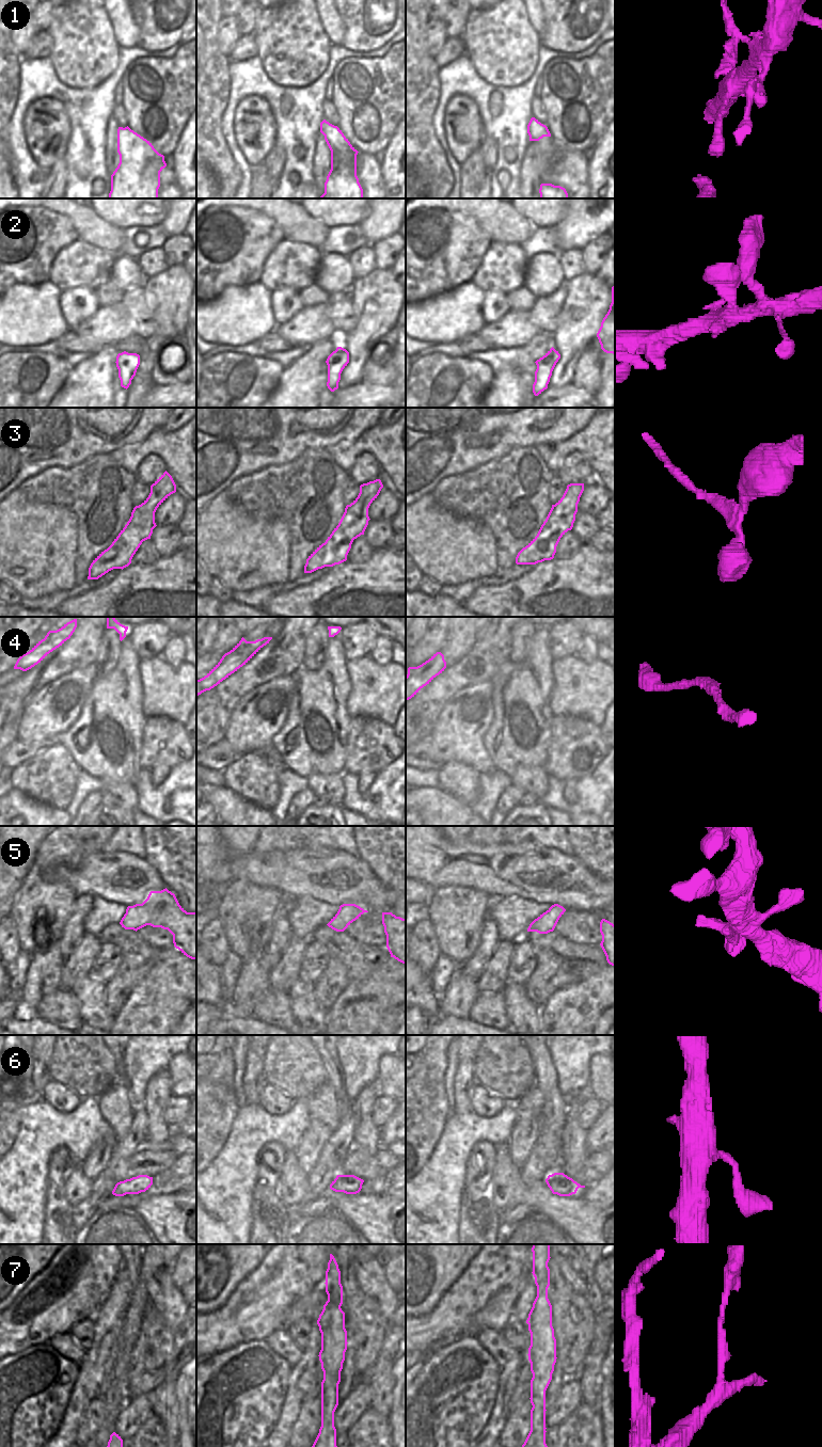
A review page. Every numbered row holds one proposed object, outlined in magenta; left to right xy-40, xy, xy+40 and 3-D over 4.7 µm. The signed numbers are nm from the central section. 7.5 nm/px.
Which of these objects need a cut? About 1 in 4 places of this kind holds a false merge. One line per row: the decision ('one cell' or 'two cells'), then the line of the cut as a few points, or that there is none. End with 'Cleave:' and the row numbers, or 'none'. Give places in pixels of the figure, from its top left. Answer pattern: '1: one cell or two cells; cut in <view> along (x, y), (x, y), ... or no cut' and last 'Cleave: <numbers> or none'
1: one cell; no cut
2: one cell; no cut
3: one cell; no cut
4: one cell; no cut
5: one cell; no cut
6: one cell; no cut
7: one cell; no cut
Cleave: none

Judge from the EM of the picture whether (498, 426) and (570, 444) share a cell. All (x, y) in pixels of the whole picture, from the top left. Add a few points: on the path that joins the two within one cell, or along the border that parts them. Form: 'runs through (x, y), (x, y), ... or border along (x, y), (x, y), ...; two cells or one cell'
border along (582, 430), (565, 440), (542, 442), (535, 446); two cells

